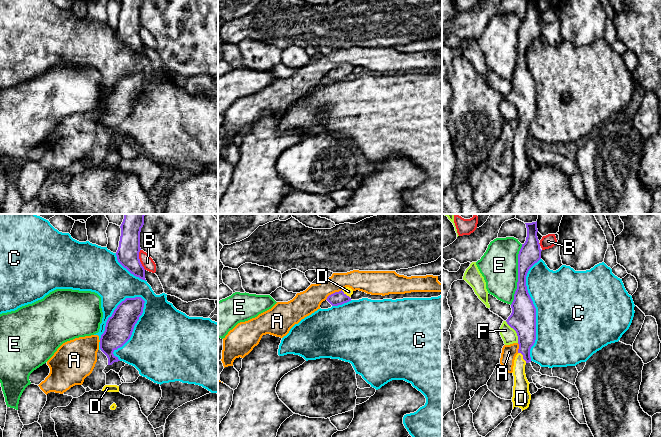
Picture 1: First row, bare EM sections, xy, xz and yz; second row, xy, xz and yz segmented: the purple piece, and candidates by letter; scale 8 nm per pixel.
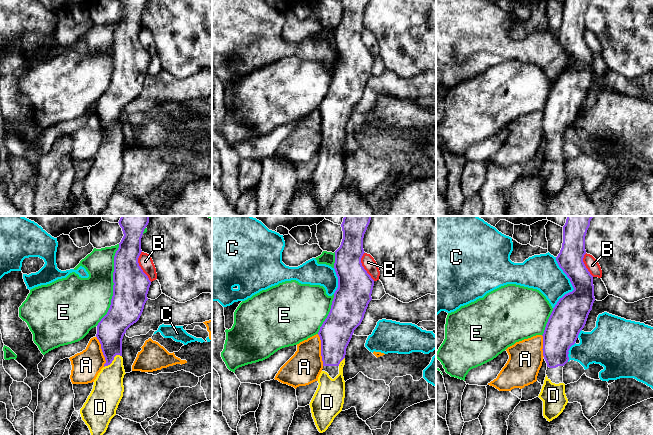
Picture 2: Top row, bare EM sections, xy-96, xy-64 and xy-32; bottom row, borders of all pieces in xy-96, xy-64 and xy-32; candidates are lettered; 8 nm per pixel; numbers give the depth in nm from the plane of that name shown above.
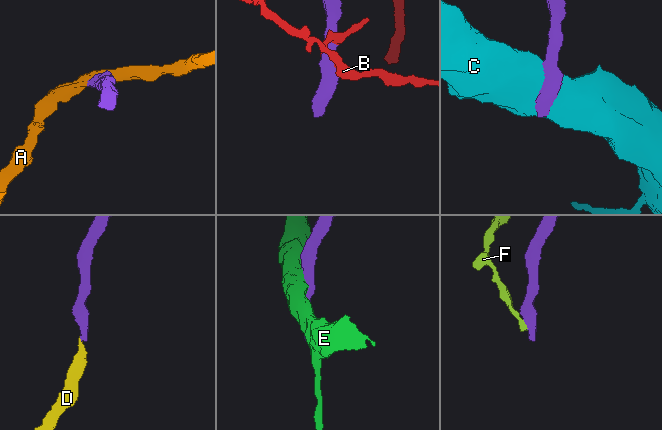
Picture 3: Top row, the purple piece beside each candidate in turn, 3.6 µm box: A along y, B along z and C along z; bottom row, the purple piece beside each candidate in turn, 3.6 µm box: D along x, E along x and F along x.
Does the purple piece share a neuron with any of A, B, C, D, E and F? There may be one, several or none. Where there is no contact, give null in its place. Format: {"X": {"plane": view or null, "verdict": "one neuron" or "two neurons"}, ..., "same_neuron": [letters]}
{"A": {"plane": "xz", "verdict": "two neurons"}, "B": {"plane": "xy", "verdict": "two neurons"}, "C": {"plane": "xy", "verdict": "two neurons"}, "D": {"plane": "yz", "verdict": "one neuron"}, "E": {"plane": "yz", "verdict": "two neurons"}, "F": {"plane": "yz", "verdict": "two neurons"}, "same_neuron": ["D"]}

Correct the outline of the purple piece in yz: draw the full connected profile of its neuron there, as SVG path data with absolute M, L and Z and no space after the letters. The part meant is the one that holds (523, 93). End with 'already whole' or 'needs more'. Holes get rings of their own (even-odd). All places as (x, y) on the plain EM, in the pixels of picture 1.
M526 0L527 13L518 30L518 58L511 80L512 89L506 96L518 112L518 130L514 136L513 185L527 185L531 170L525 150L525 141L531 138L530 125L536 116L536 84L528 69L526 52L529 45L541 35L541 25L537 13L537 0Z | needs more

